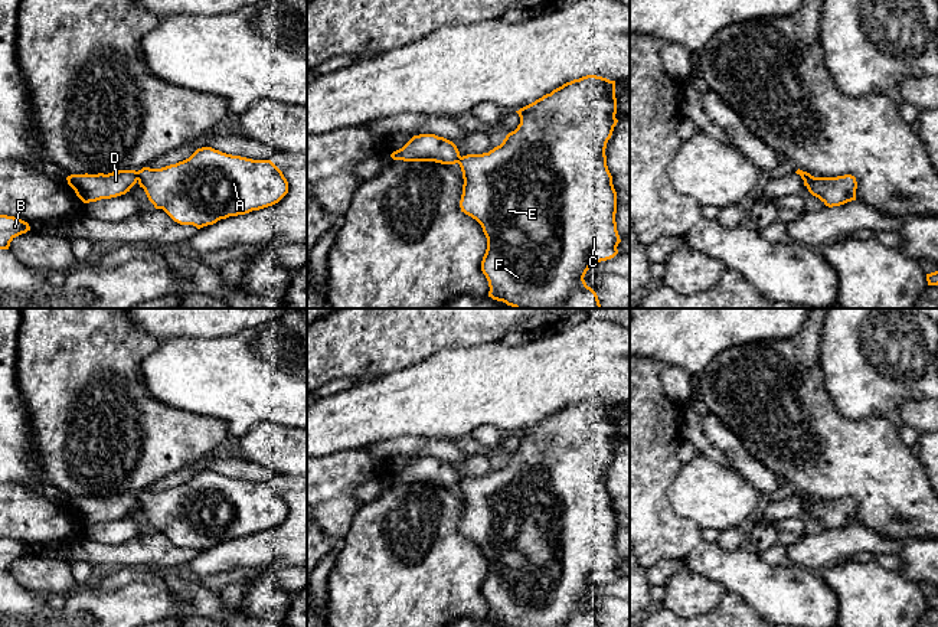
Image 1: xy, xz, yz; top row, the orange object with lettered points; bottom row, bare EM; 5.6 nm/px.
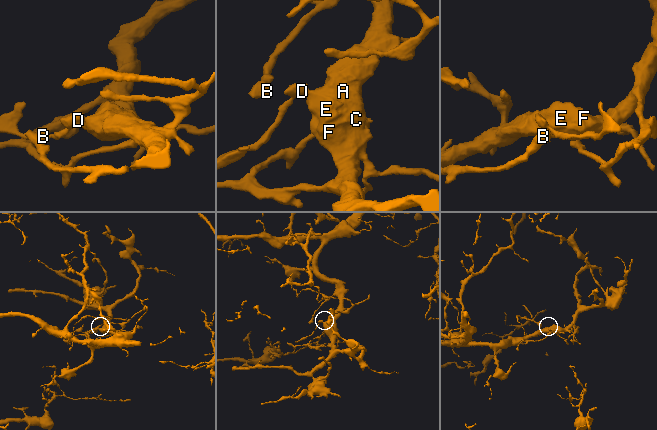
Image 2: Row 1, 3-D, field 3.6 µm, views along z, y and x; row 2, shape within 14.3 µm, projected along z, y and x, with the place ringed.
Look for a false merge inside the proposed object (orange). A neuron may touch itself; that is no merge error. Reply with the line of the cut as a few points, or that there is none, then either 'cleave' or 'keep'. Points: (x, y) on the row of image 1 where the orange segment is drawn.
cut in xy along (136, 172), (139, 179); cleave

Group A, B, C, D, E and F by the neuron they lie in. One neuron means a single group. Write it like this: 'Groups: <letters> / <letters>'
Groups: A B C E F / D

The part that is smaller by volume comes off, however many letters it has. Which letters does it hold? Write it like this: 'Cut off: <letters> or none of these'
Cut off: D

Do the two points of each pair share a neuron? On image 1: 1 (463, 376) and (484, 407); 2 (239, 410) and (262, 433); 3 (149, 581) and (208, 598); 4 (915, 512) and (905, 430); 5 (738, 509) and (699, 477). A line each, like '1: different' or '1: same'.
1: same
2: different
3: different
4: different
5: same

